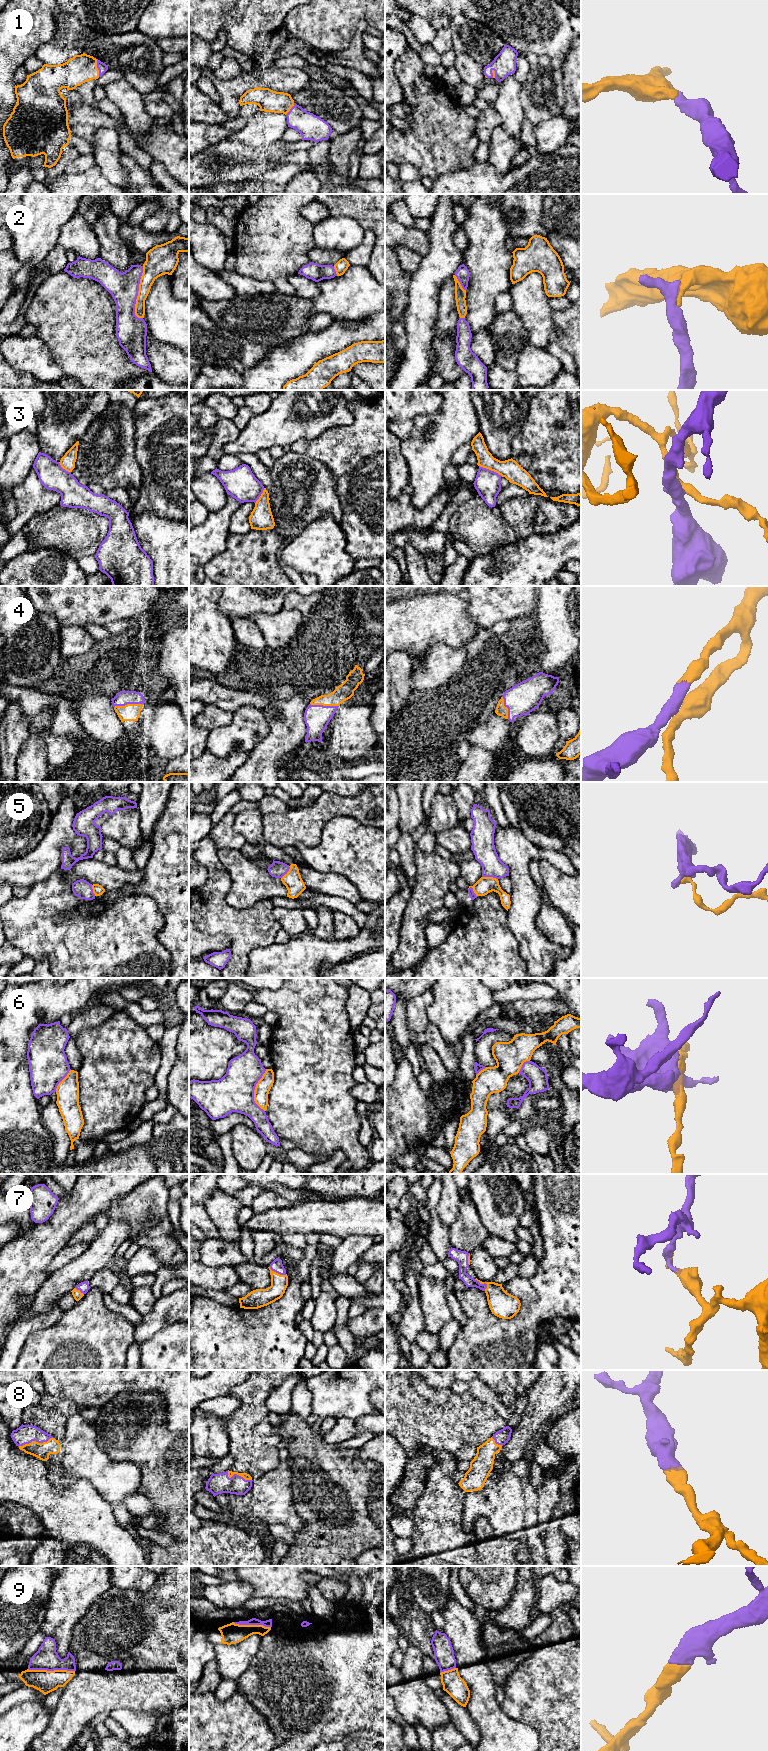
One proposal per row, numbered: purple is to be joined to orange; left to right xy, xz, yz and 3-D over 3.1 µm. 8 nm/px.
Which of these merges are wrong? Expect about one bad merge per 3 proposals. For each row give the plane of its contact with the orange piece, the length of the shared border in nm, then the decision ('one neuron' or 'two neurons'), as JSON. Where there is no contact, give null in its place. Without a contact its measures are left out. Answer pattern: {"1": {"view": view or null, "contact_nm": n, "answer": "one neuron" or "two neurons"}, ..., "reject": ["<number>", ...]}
{"1": {"view": "xy", "contact_nm": 150, "answer": "one neuron"}, "2": {"view": "xy", "contact_nm": 420, "answer": "one neuron"}, "3": {"view": "yz", "contact_nm": 220, "answer": "two neurons"}, "4": {"view": "xy", "contact_nm": 240, "answer": "one neuron"}, "5": {"view": "yz", "contact_nm": 130, "answer": "two neurons"}, "6": {"view": "xz", "contact_nm": 340, "answer": "two neurons"}, "7": {"view": "yz", "contact_nm": 130, "answer": "one neuron"}, "8": {"view": "xy", "contact_nm": 280, "answer": "one neuron"}, "9": {"view": "xy", "contact_nm": 380, "answer": "one neuron"}, "reject": ["3", "5", "6"]}

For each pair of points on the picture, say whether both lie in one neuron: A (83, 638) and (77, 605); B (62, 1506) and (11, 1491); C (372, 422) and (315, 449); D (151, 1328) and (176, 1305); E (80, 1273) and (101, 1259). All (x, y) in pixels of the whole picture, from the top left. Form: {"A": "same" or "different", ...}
{"A": "different", "B": "same", "C": "same", "D": "same", "E": "same"}

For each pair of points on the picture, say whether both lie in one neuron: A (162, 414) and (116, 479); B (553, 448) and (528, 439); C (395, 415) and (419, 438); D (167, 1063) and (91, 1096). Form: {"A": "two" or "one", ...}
{"A": "two", "B": "one", "C": "two", "D": "two"}

